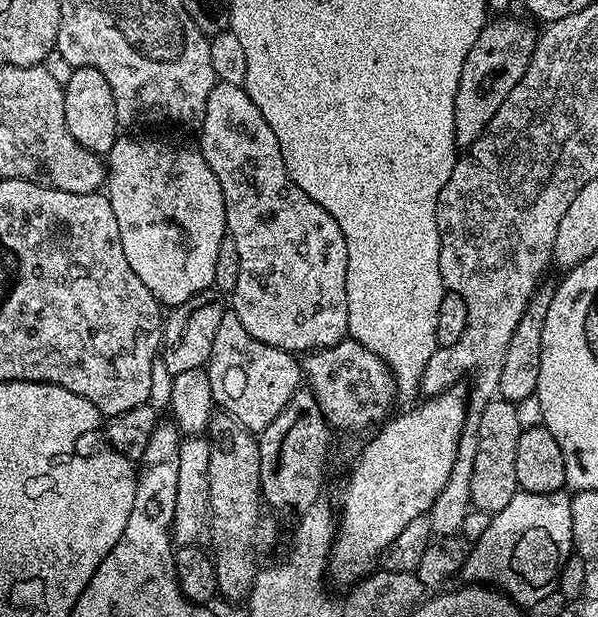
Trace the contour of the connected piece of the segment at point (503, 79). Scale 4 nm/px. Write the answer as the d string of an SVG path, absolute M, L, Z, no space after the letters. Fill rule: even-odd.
M510 15L489 19L474 46L470 46L470 54L466 54L462 78L458 78L458 94L454 98L457 149L467 150L484 133L490 118L498 114L510 90L522 82L522 74L526 74L530 66L530 57L534 54L538 39L537 29L532 29L527 19L515 20Z

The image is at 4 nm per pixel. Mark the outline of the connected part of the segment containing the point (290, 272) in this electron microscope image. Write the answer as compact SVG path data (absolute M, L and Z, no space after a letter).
M217 82L210 90L210 98L206 98L206 118L198 129L200 144L198 150L206 158L210 170L214 170L214 178L218 178L218 186L222 186L222 198L226 206L227 235L234 238L234 246L238 246L238 282L230 293L230 308L235 312L238 322L246 326L246 330L258 342L266 342L275 348L282 348L293 354L307 354L318 348L329 348L348 336L348 299L346 298L346 266L348 265L348 251L346 238L334 222L334 218L325 208L318 206L314 198L310 198L290 178L286 170L286 162L282 158L282 150L278 146L278 138L274 138L274 130L270 130L270 122L262 118L262 110L254 106L248 93L239 84L222 84Z

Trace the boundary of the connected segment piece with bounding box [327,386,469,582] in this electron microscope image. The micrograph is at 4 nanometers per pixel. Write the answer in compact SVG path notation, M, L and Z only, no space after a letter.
M453 386L423 402L401 416L393 415L361 450L348 476L344 509L338 512L338 527L327 563L331 575L333 572L340 580L356 582L369 575L377 567L376 559L387 553L398 534L414 518L427 516L442 486L446 486L450 470L454 470L460 435L469 413L465 389L463 392L460 386Z

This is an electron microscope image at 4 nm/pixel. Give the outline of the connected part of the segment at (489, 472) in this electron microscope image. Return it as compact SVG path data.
M493 398L482 410L478 426L478 452L474 454L474 474L470 474L470 498L475 511L497 514L502 506L510 506L510 502L516 499L518 489L514 457L521 431L513 401Z

